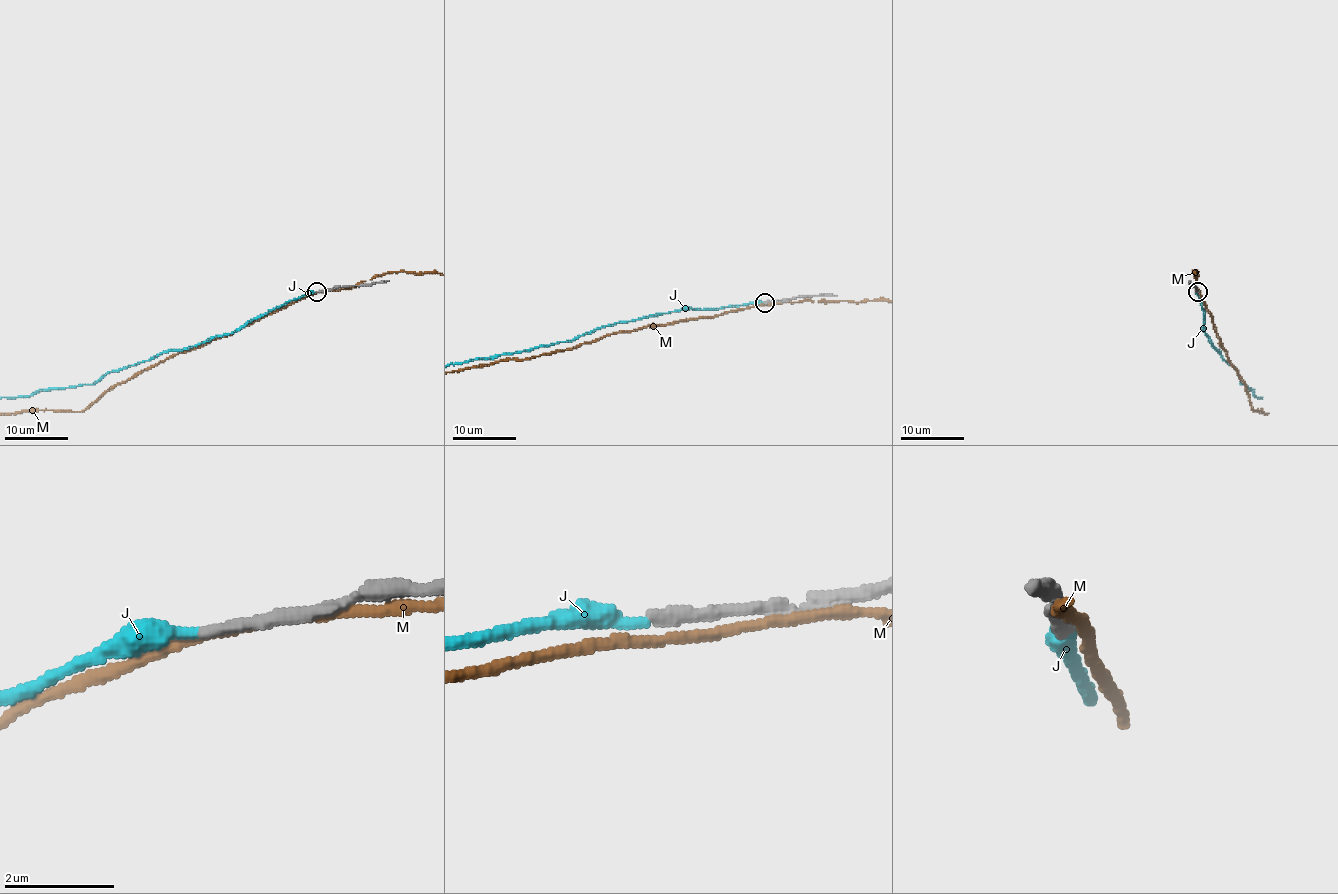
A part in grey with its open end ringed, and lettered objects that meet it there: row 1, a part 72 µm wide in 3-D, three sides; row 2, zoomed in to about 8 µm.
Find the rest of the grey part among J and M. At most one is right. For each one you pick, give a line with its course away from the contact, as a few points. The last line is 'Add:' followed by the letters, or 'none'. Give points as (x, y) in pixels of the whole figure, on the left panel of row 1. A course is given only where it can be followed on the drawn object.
Add: J

